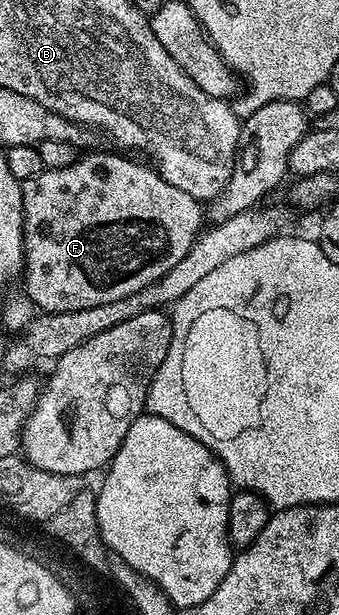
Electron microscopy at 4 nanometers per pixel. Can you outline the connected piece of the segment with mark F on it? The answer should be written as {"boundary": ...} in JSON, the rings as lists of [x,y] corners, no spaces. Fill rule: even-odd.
{"boundary":[[[88,151],[83,155],[77,156],[76,162],[67,165],[61,169],[45,169],[42,175],[34,175],[34,179],[23,182],[20,186],[22,191],[22,203],[24,204],[24,271],[22,274],[22,282],[24,281],[23,292],[33,302],[37,310],[45,313],[61,313],[62,311],[82,311],[90,307],[98,307],[98,303],[110,303],[114,299],[126,299],[126,295],[134,295],[134,291],[142,291],[142,287],[146,287],[150,283],[154,283],[162,275],[166,275],[166,271],[170,271],[170,267],[174,267],[174,263],[178,263],[178,259],[182,259],[190,251],[190,247],[196,242],[197,237],[202,232],[202,226],[205,224],[206,217],[202,212],[201,202],[194,200],[190,195],[186,195],[186,191],[178,191],[178,187],[170,187],[170,183],[166,183],[166,179],[162,179],[155,168],[149,167],[147,164],[139,165],[136,161],[131,161],[131,156],[120,155],[118,157],[114,153],[96,153],[97,151]]]}

